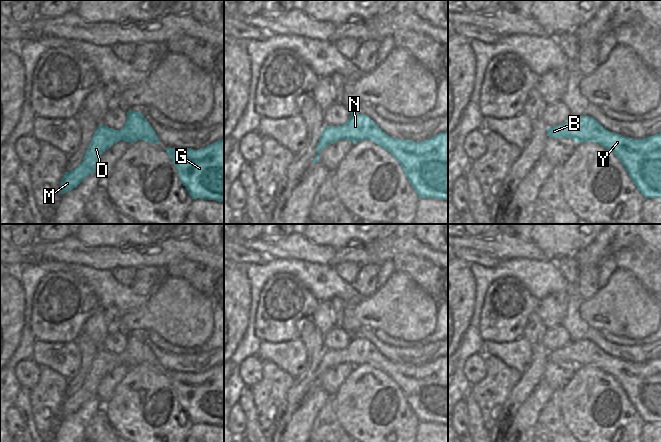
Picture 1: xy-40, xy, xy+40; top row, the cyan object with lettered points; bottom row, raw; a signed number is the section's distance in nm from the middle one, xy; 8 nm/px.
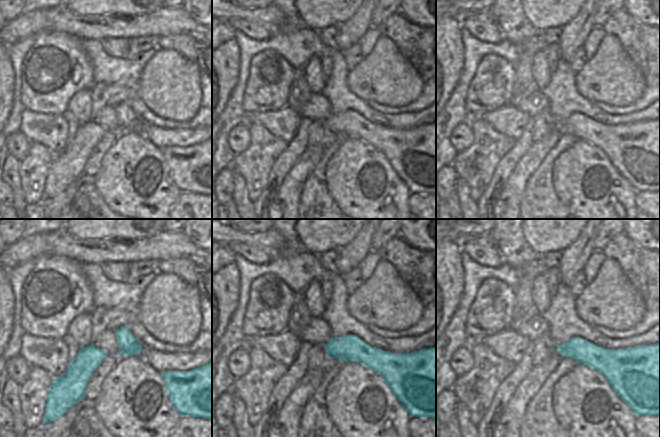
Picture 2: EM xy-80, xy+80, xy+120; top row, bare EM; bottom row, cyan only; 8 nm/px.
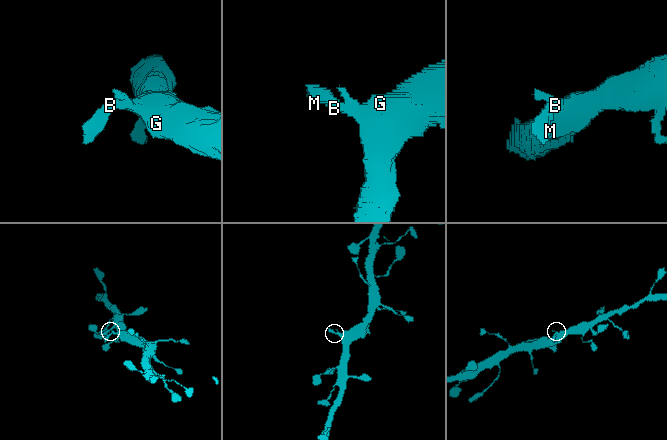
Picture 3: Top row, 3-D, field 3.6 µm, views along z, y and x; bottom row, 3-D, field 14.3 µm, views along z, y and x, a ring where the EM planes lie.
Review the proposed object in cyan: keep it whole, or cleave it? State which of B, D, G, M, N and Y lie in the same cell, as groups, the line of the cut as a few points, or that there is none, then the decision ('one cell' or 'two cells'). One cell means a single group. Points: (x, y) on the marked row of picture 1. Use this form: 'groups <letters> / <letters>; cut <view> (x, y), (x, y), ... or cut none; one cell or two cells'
groups B D G M N Y; cut none; one cell

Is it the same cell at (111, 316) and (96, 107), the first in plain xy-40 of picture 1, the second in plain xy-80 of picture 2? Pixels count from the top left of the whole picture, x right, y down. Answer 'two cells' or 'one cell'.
one cell

